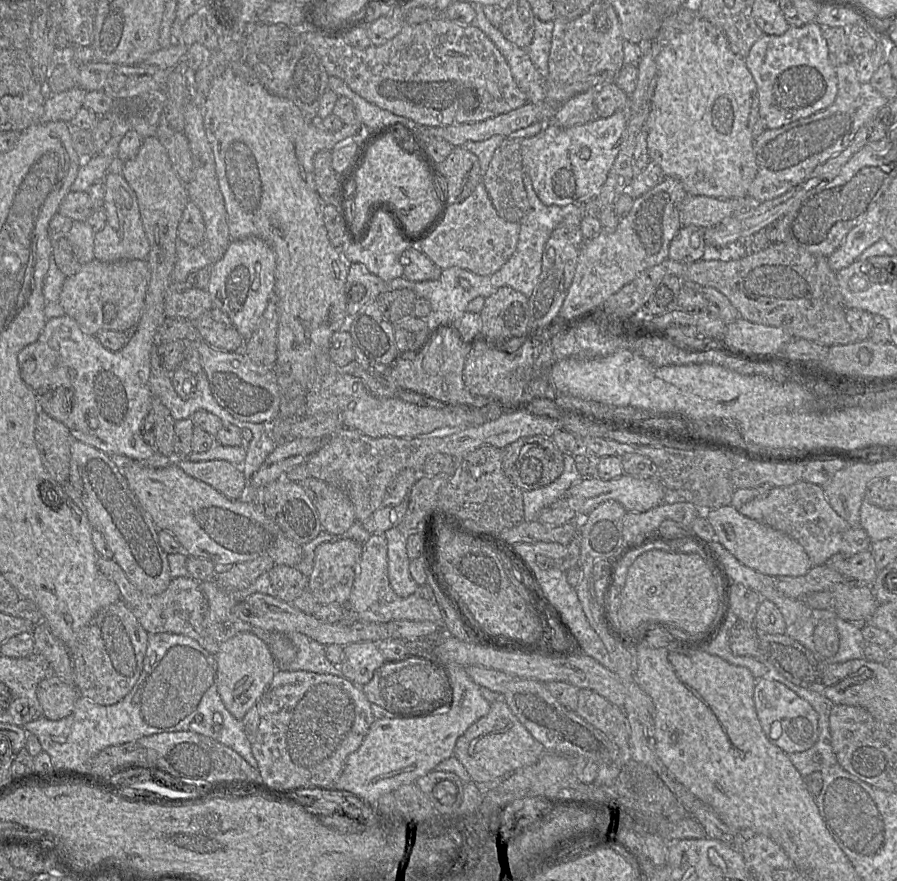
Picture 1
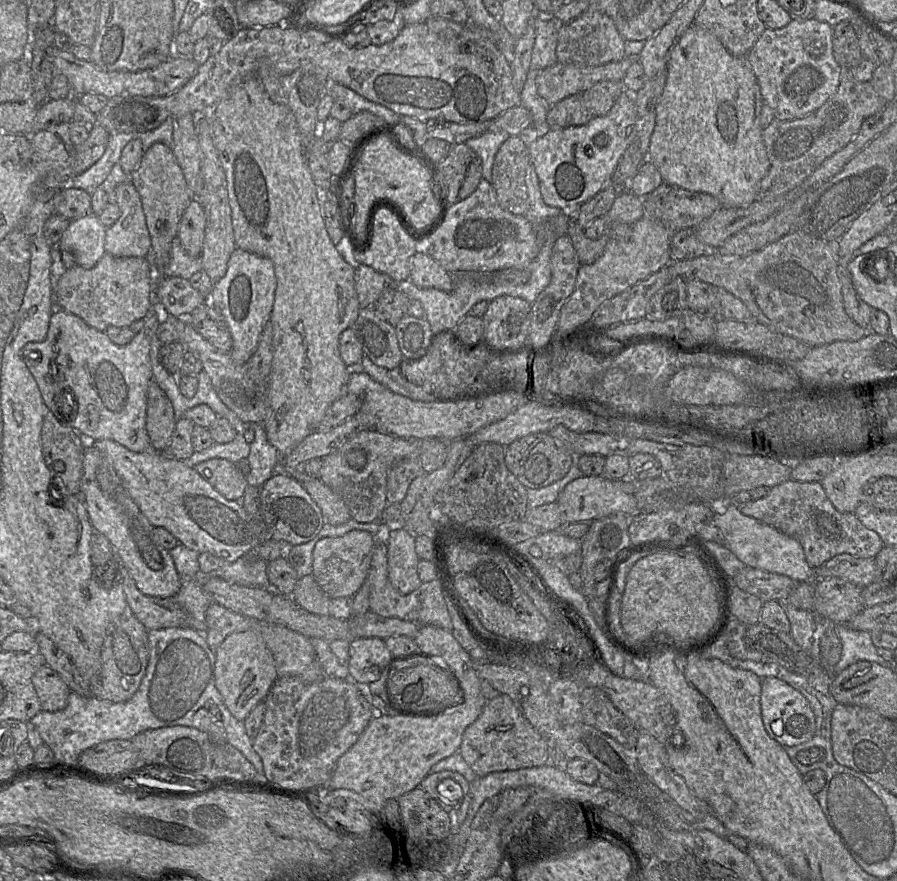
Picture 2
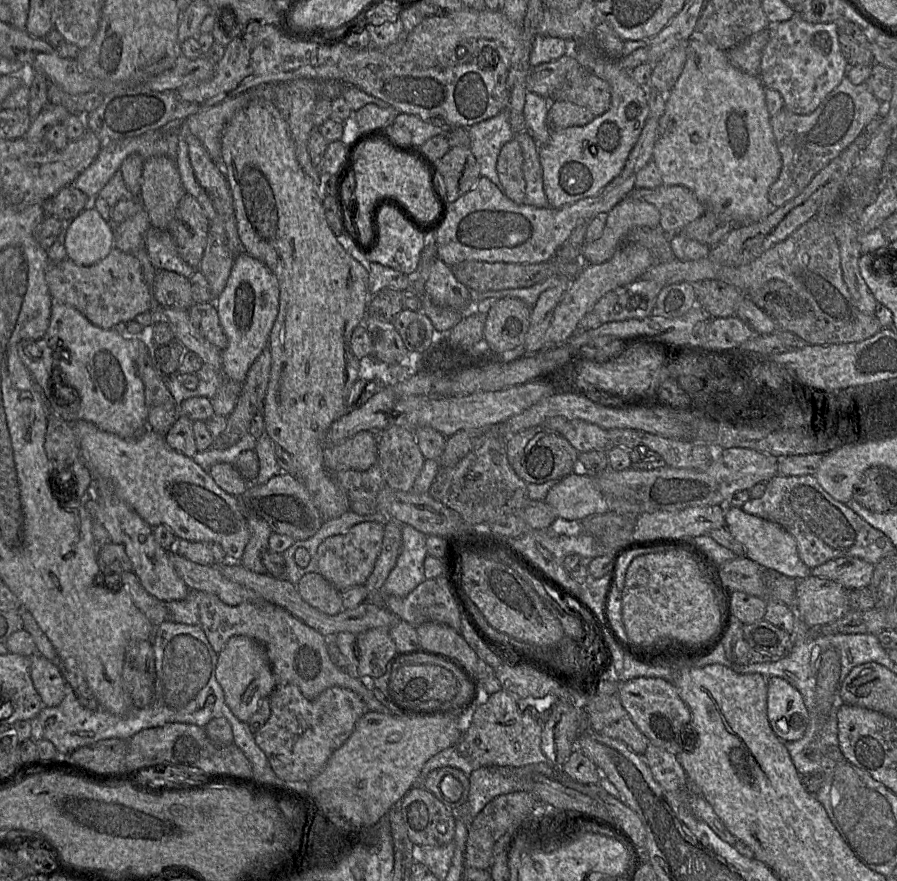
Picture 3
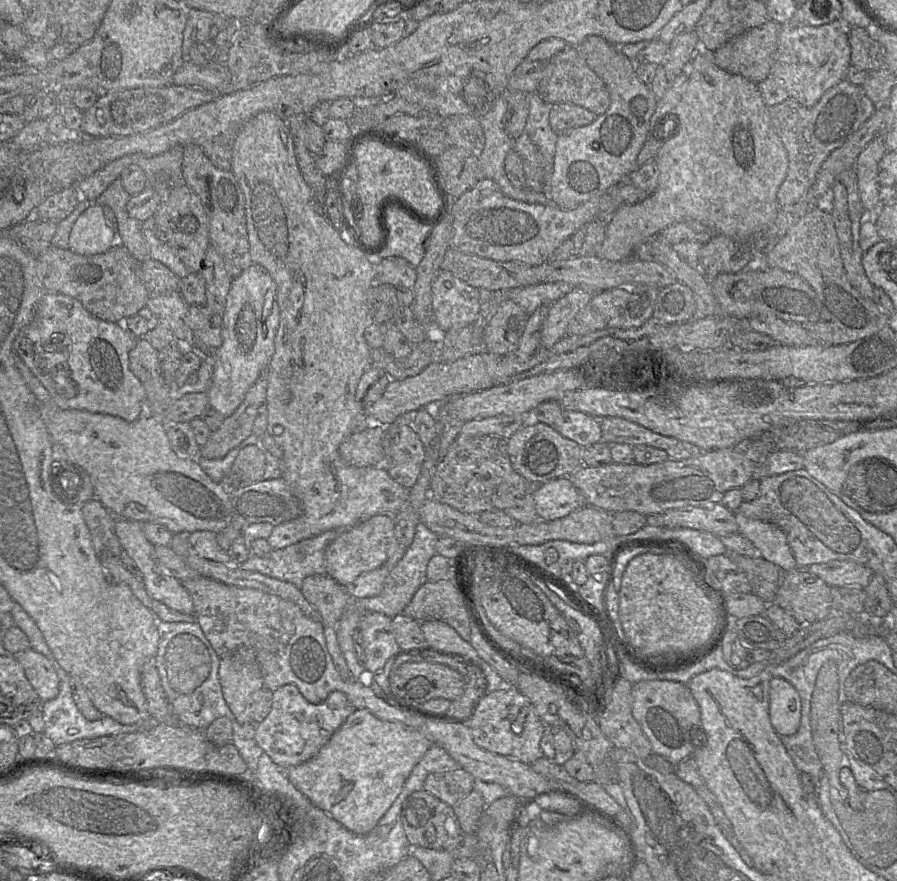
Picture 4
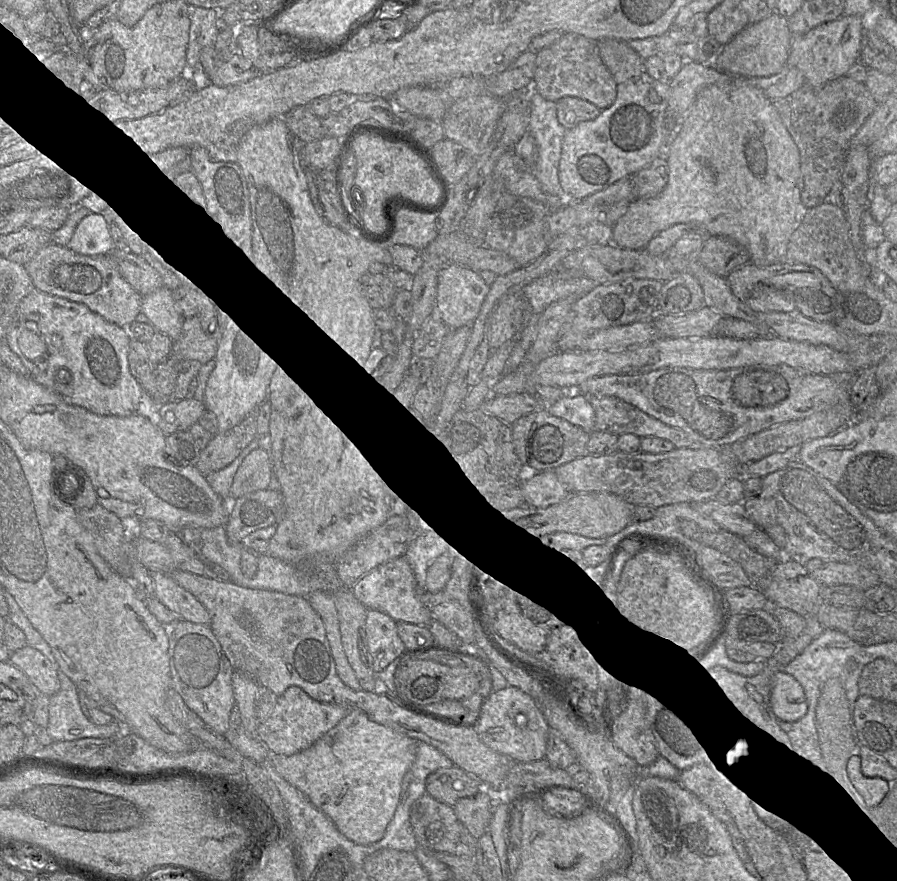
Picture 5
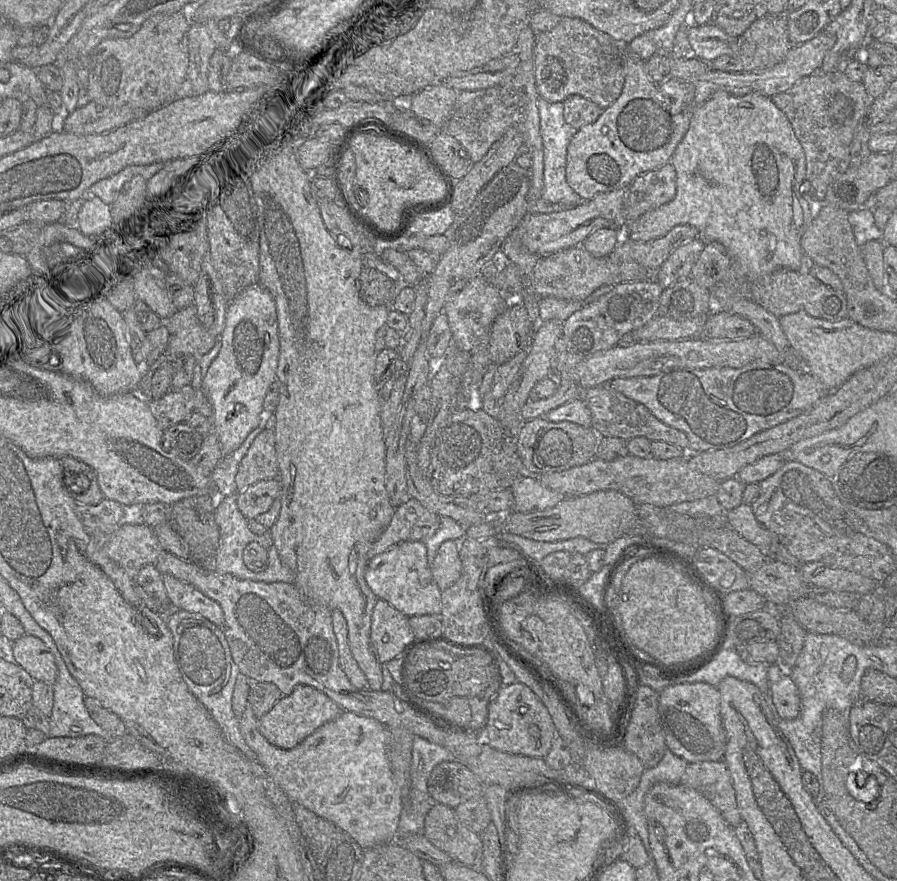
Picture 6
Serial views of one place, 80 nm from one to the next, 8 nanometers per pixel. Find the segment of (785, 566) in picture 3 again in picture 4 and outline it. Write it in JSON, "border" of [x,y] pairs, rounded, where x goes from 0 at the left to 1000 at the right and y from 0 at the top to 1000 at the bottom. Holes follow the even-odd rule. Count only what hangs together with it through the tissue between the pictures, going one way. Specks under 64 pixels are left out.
{"border":[[[818,581],[823,605],[841,617],[849,633],[866,641],[873,649],[889,645],[876,606],[866,596]]]}

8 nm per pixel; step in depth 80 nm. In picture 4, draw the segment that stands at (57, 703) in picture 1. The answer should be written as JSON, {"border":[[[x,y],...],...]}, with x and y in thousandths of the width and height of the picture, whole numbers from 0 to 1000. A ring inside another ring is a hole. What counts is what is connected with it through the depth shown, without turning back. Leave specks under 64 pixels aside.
{"border":[[[36,736],[14,743],[26,757],[28,766],[43,792],[60,793],[67,784],[67,772],[57,751]]]}

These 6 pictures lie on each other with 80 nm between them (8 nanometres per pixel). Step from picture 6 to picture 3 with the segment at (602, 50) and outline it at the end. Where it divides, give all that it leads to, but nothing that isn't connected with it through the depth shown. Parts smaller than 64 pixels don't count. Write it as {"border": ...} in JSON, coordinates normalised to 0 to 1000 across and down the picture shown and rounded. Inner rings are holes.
{"border":[[[649,74],[631,84],[629,95],[613,109],[613,115],[634,115],[649,120],[663,132],[673,129],[681,117],[681,99]]]}

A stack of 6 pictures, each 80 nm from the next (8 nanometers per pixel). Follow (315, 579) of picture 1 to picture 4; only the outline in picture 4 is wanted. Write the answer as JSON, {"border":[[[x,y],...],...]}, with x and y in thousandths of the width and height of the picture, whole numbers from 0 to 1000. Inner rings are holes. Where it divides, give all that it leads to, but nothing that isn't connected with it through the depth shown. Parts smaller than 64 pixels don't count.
{"border":[[[418,585],[381,602],[362,624],[363,653],[379,664],[387,665],[402,652],[426,642],[439,612],[439,586]]]}

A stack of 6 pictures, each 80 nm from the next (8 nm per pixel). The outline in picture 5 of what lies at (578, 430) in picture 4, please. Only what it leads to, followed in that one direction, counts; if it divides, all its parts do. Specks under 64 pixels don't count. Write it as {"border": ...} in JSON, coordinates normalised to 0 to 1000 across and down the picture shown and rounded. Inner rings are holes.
{"border":[[[645,445],[629,447],[610,467],[613,471],[648,486],[657,494],[663,489],[663,468],[657,452]]]}

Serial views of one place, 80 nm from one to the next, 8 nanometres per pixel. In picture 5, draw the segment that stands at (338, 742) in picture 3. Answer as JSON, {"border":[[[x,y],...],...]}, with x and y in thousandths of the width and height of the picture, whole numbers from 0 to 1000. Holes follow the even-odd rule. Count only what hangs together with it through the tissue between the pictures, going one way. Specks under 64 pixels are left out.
{"border":[[[323,779],[310,790],[301,812],[290,818],[287,835],[302,855],[323,858],[348,847],[368,827],[373,825],[388,809],[386,802],[359,798],[348,793],[332,779]]]}

